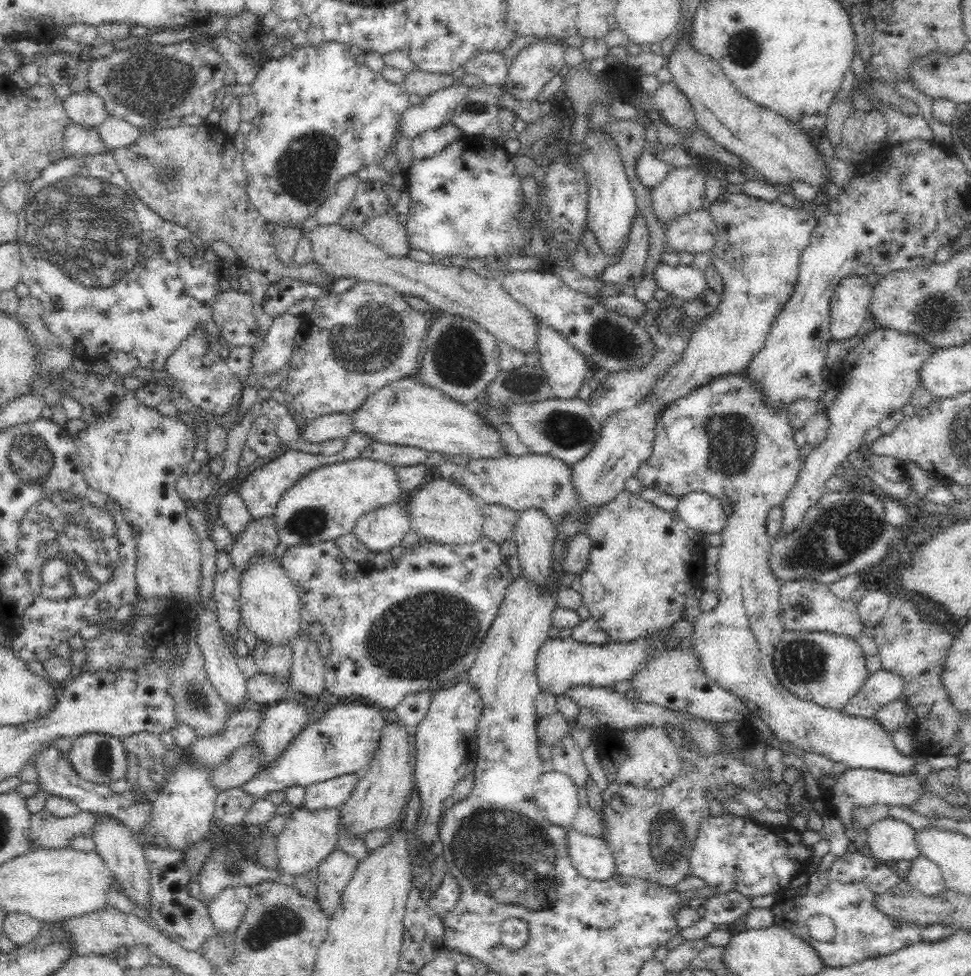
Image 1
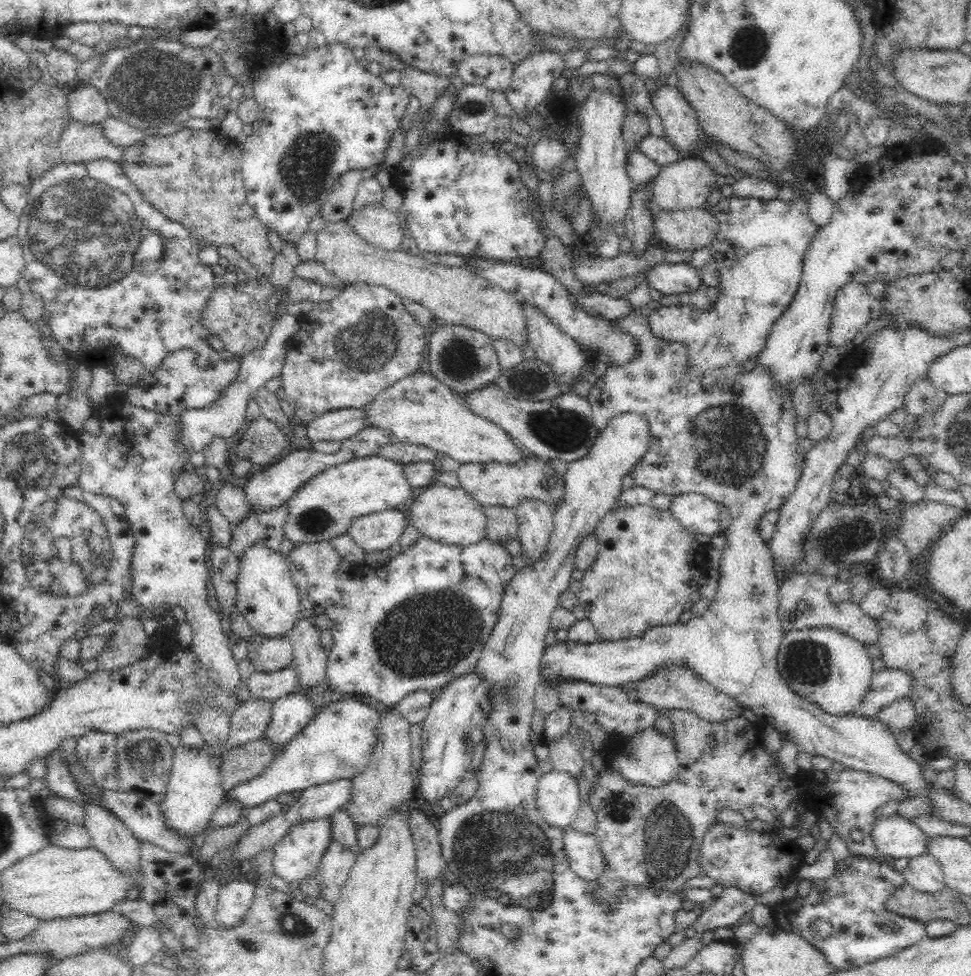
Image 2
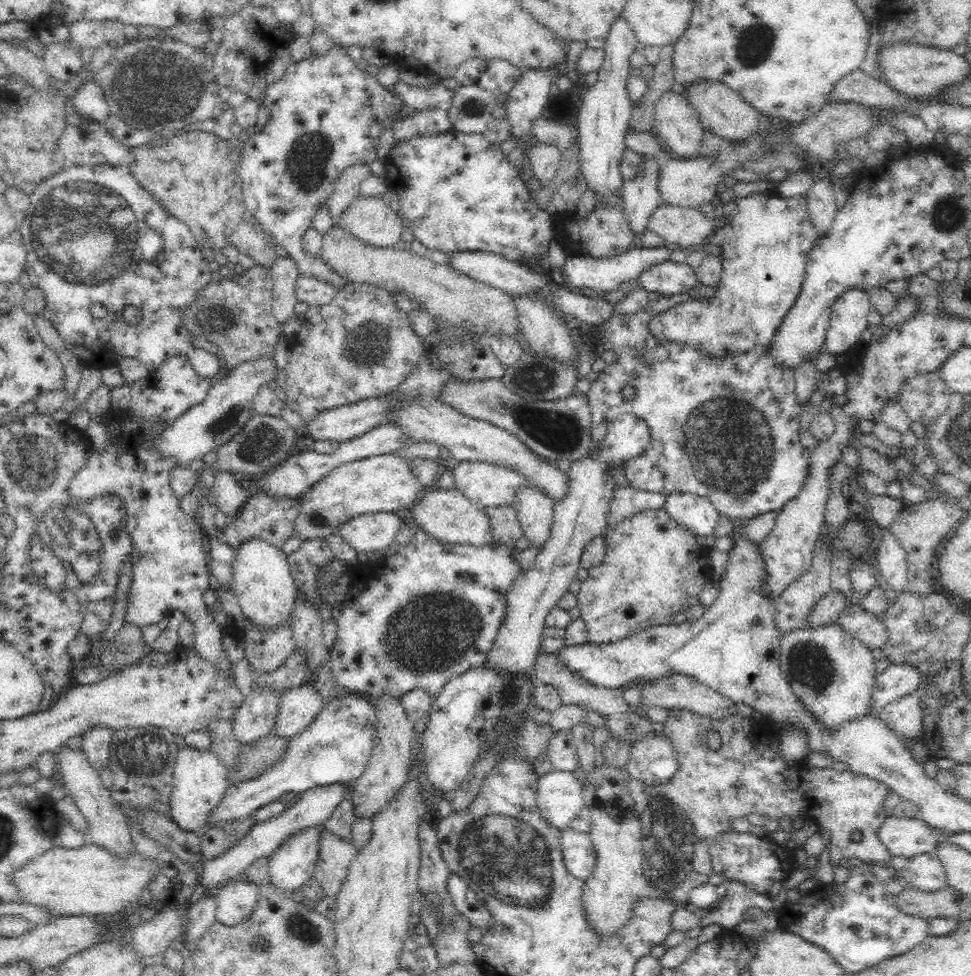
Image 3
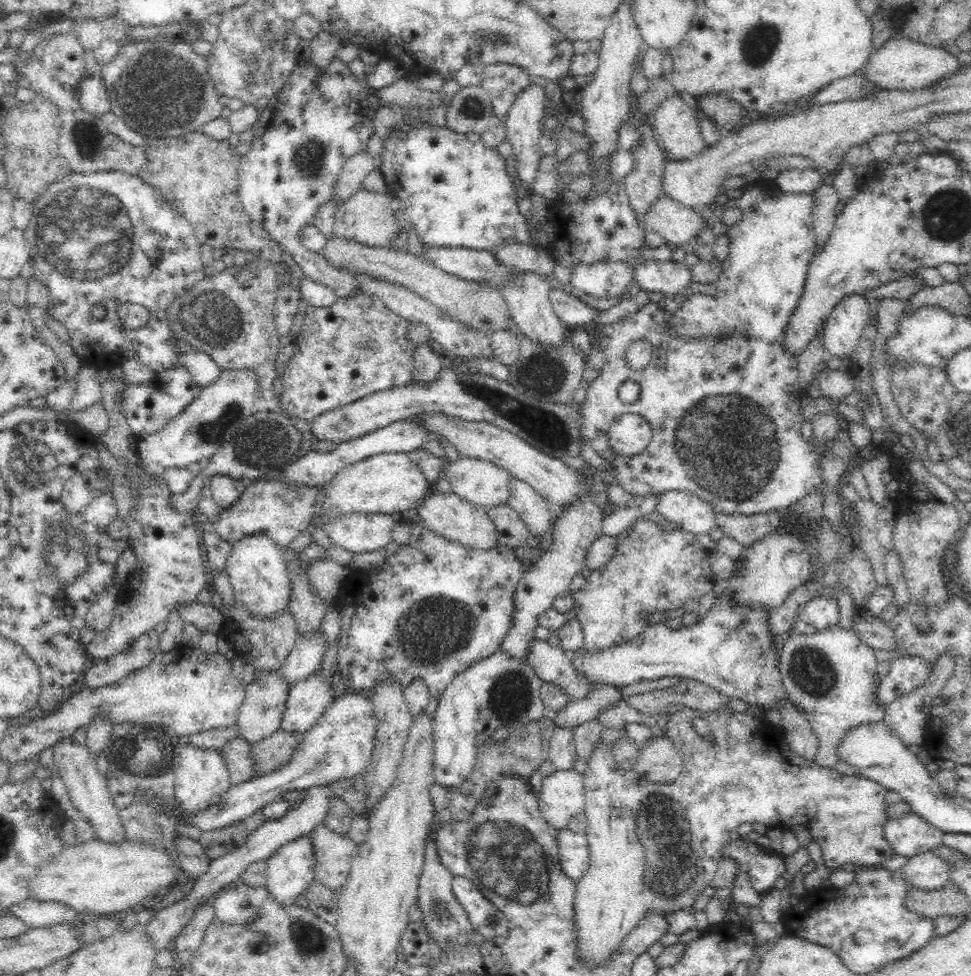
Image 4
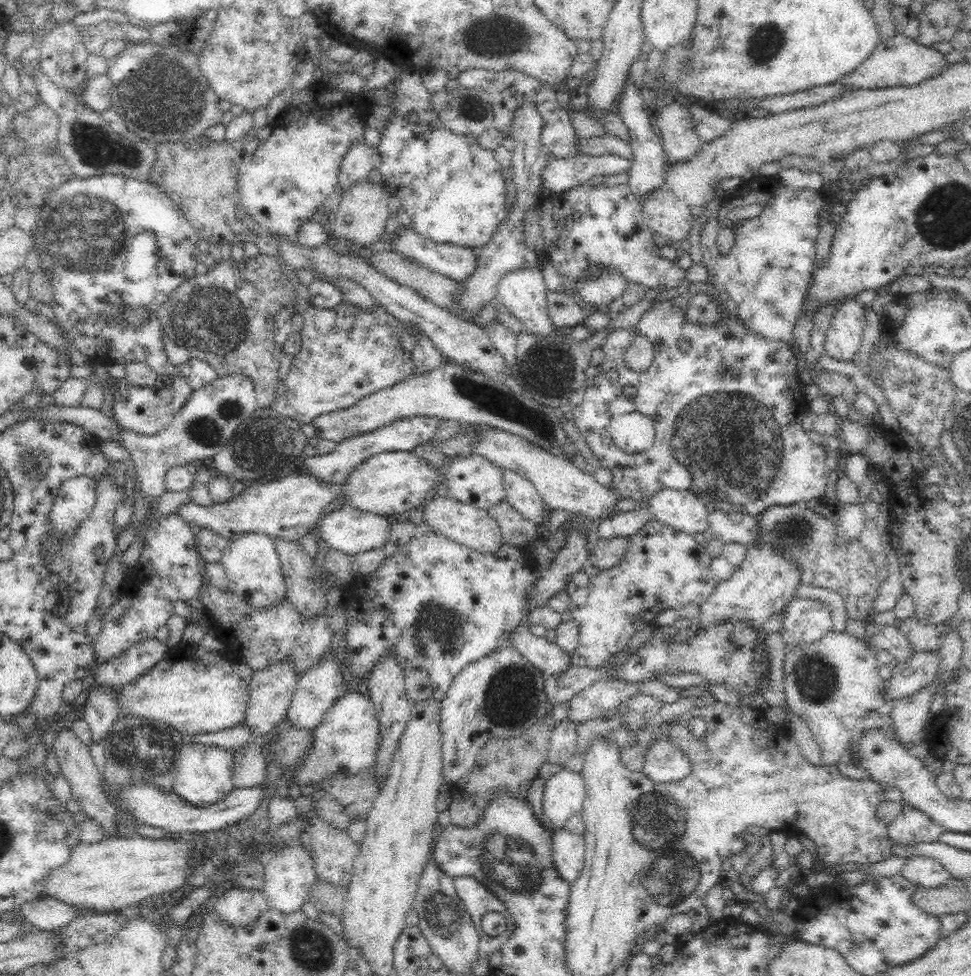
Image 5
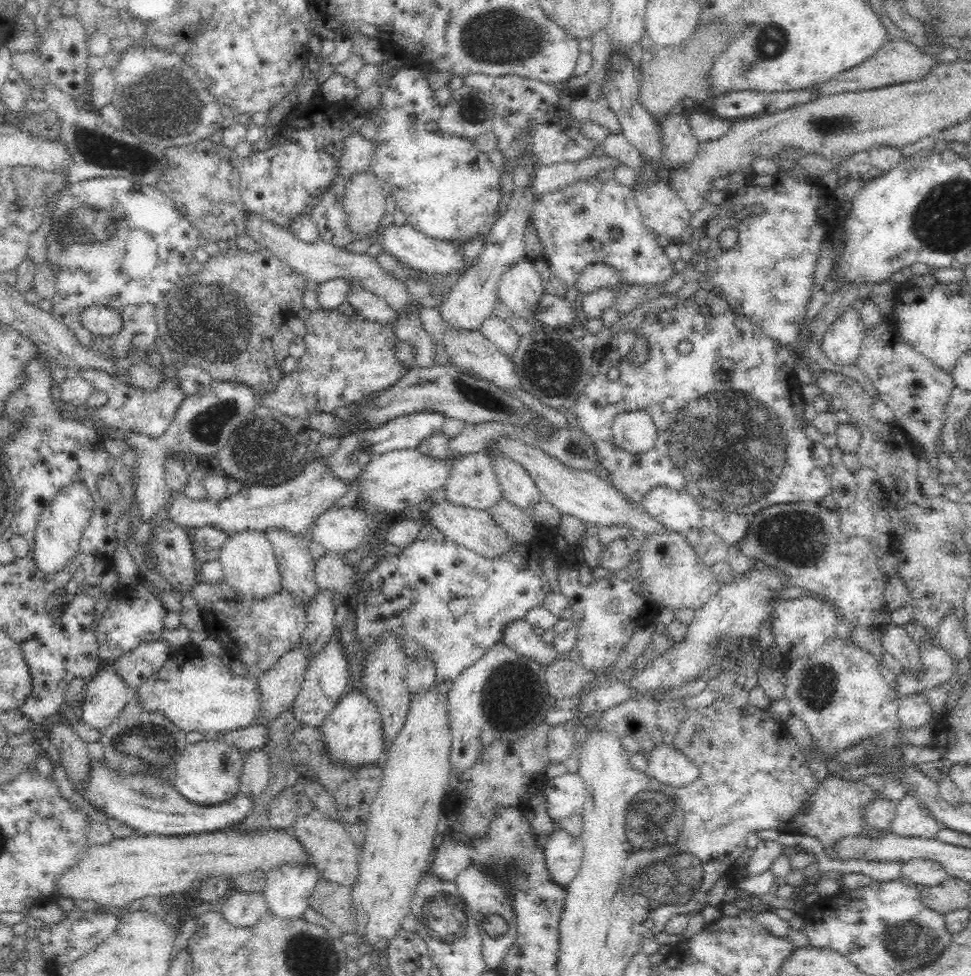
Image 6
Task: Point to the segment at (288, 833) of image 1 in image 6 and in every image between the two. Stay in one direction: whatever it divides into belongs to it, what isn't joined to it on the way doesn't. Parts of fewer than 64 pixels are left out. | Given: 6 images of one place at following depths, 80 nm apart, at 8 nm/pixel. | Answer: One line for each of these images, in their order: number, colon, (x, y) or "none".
2: (297, 855)
3: (291, 865)
4: (290, 869)
5: (289, 875)
6: (290, 889)

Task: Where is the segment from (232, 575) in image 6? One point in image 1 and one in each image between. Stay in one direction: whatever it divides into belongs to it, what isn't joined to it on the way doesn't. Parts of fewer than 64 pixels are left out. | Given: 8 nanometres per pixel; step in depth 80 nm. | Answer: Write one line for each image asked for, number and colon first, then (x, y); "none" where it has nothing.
1: (270, 608)
2: (266, 596)
3: (261, 577)
4: (256, 569)
5: (253, 569)

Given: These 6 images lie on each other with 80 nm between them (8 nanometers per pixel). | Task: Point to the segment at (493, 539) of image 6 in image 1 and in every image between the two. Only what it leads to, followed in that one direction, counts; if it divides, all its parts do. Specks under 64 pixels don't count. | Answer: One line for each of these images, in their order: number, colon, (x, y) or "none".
1: (440, 511)
2: (447, 515)
3: (447, 515)
4: (451, 517)
5: (472, 527)

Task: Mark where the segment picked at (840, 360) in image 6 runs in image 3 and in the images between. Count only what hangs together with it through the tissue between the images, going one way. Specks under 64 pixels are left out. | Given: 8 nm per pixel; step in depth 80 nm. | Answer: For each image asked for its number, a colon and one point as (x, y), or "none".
3: (848, 317)
4: (843, 327)
5: (843, 338)

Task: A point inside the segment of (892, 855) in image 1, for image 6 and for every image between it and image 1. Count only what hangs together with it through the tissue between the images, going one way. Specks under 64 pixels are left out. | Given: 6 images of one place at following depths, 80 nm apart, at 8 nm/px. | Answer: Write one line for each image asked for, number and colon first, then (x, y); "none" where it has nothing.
2: (895, 836)
3: (902, 836)
4: (910, 834)
5: (910, 825)
6: (912, 818)

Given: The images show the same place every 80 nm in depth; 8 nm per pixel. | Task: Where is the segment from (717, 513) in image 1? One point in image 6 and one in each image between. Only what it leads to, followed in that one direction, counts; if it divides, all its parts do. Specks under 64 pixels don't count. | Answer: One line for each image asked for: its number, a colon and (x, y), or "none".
2: (698, 514)
3: (695, 514)
4: (689, 512)
5: (681, 510)
6: (677, 510)

